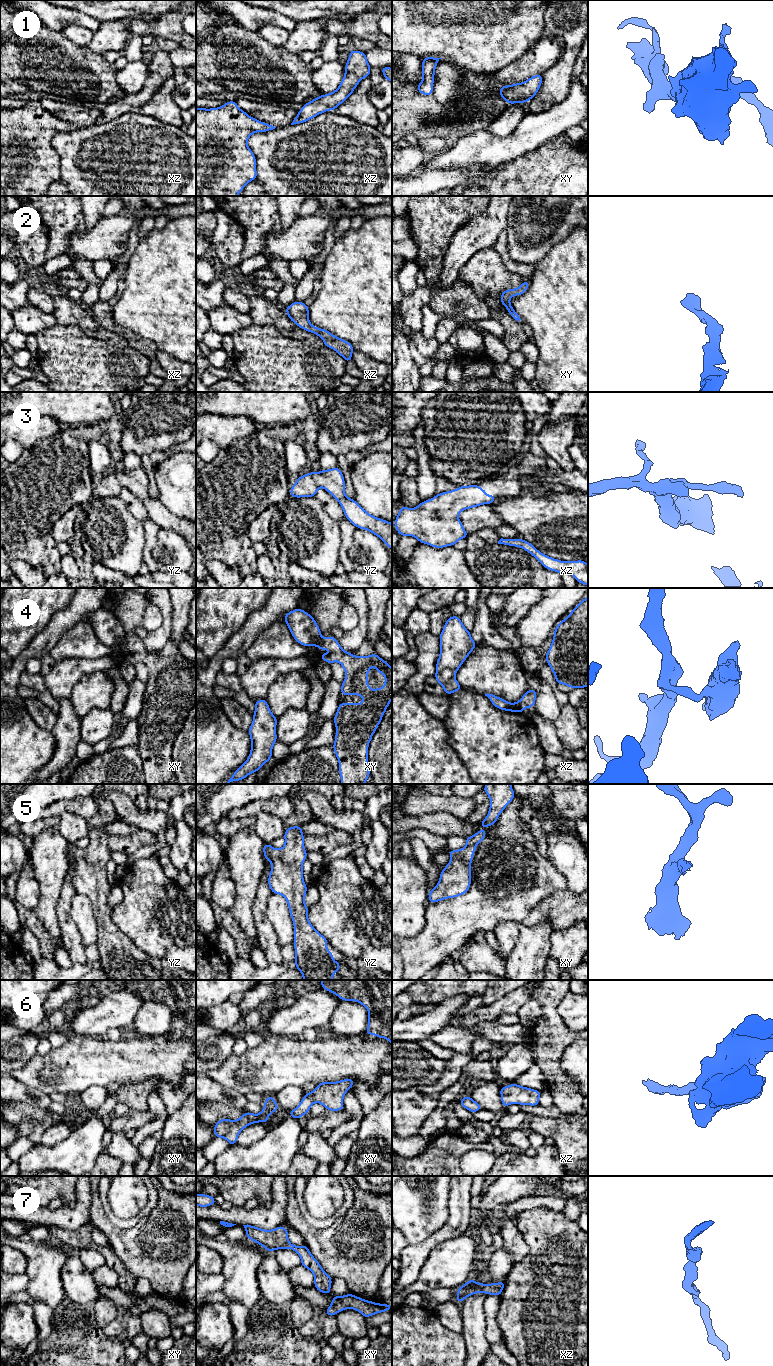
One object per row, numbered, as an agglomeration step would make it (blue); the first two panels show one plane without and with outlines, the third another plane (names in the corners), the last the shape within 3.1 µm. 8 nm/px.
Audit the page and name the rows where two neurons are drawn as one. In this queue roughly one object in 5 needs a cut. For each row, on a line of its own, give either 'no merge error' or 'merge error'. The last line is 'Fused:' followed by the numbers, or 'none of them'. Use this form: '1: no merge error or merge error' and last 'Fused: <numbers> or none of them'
1: no merge error
2: no merge error
3: no merge error
4: merge error
5: no merge error
6: no merge error
7: no merge error
Fused: 4

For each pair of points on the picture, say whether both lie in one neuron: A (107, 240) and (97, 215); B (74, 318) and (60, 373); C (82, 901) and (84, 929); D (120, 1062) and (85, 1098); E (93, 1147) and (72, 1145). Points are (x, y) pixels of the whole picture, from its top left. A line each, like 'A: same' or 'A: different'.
A: different
B: different
C: same
D: different
E: same

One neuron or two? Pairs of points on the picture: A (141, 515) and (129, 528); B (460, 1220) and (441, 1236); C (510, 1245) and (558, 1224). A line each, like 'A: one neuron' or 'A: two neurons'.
A: two neurons
B: one neuron
C: two neurons

